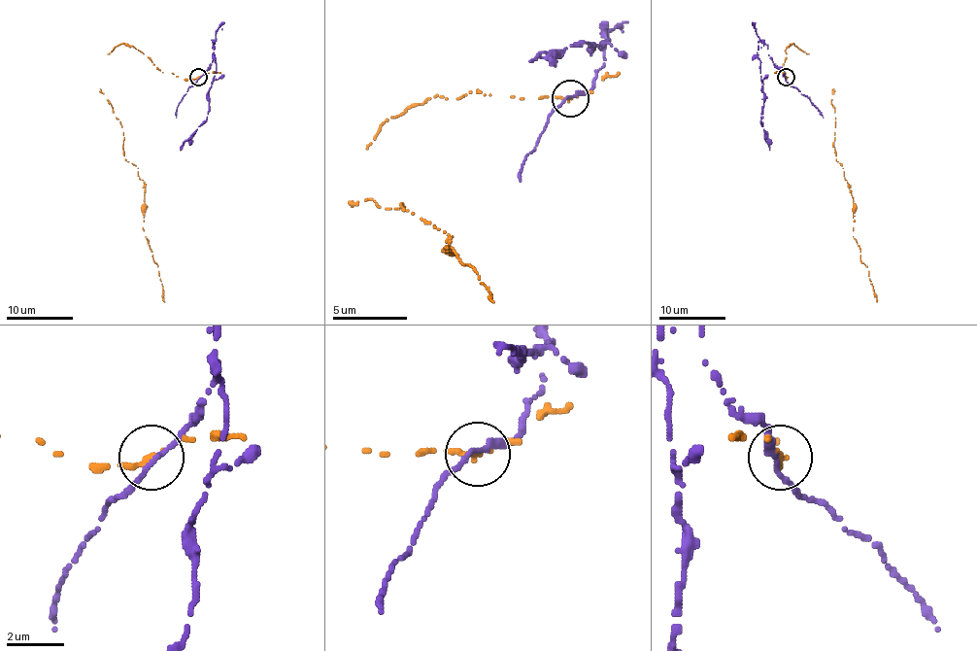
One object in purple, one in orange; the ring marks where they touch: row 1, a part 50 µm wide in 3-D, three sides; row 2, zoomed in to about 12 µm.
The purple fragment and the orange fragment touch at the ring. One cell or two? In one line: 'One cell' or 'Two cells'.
Two cells

